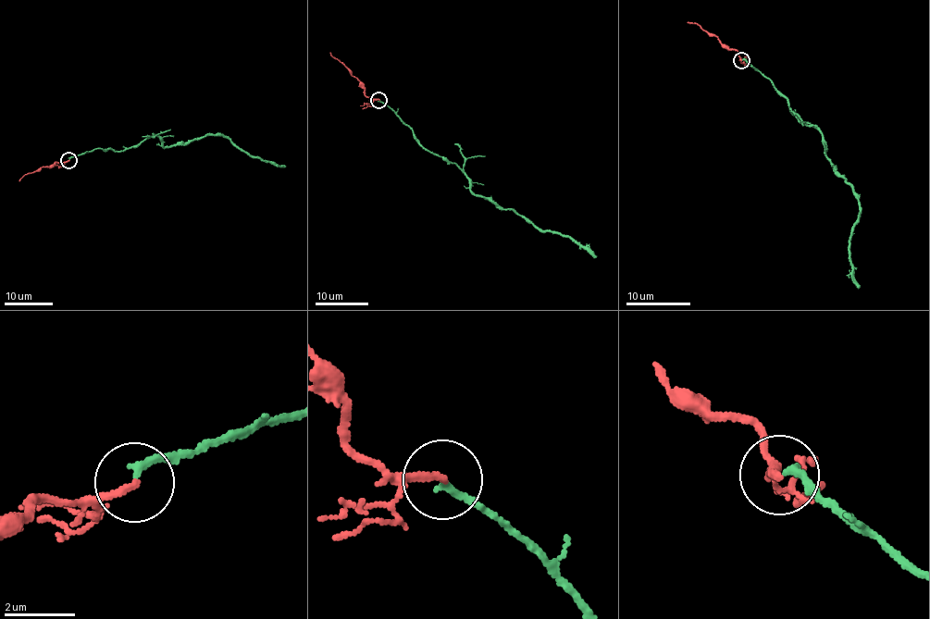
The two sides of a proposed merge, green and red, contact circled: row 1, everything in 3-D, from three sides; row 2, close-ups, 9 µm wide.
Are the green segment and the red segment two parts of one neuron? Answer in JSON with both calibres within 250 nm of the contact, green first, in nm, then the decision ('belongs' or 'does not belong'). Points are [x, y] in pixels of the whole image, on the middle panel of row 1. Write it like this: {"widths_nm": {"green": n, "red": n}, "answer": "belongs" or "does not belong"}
{"widths_nm": {"green": 200, "red": 200}, "answer": "belongs"}

